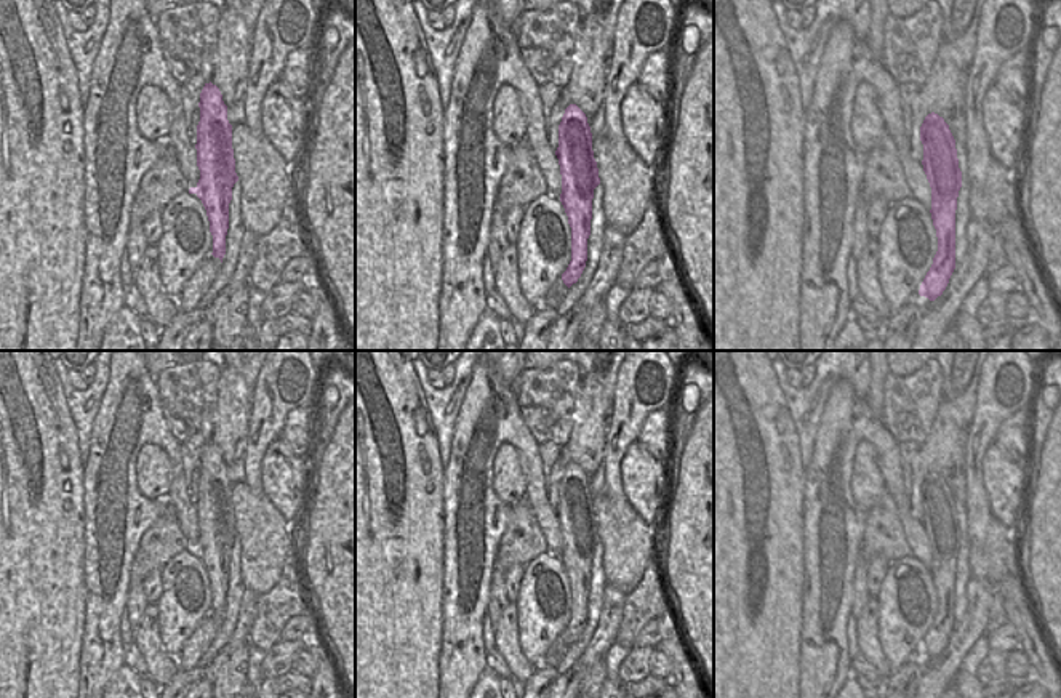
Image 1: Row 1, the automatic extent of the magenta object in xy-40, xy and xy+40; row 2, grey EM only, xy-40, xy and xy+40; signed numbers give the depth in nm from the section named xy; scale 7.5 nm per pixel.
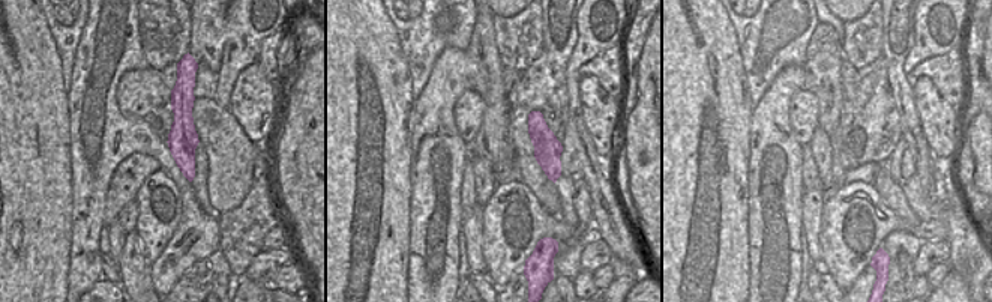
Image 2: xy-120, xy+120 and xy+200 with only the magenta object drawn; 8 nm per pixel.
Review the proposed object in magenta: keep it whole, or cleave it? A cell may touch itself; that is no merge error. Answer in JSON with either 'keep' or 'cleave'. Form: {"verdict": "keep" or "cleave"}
{"verdict": "keep"}

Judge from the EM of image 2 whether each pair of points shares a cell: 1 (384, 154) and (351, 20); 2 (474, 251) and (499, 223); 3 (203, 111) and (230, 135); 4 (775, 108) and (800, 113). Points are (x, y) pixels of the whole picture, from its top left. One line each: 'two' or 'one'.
1: one
2: two
3: one
4: two

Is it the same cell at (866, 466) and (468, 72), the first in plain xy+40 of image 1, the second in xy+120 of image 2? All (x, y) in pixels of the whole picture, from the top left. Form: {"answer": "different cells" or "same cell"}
{"answer": "different cells"}

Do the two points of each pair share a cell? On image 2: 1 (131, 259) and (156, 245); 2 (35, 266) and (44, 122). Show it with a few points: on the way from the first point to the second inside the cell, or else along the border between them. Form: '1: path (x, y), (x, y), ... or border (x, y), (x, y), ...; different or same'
1: border (135, 230), (143, 254), (150, 262); different
2: path (35, 230), (35, 164), (41, 158); same

